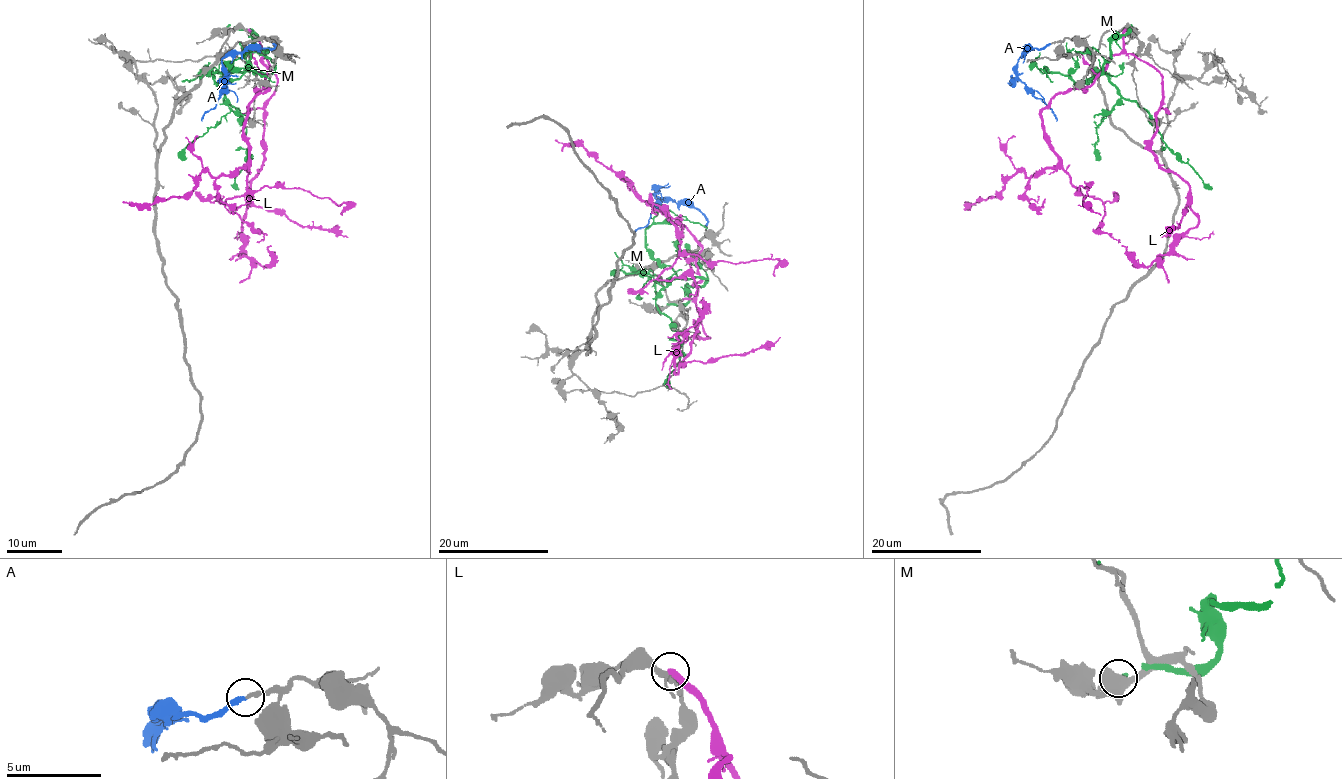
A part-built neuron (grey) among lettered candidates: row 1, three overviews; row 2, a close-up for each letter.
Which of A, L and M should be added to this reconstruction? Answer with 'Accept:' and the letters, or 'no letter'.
Accept: A

